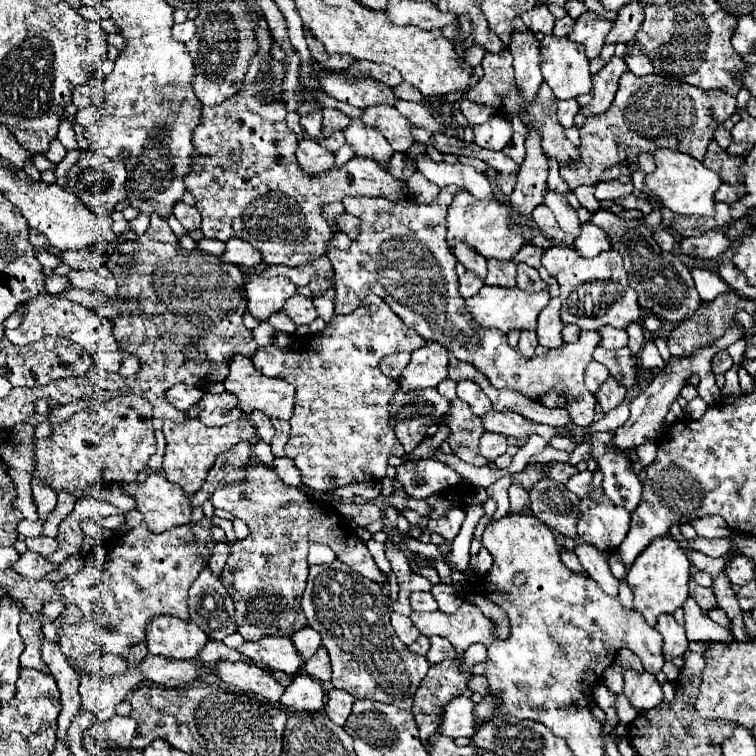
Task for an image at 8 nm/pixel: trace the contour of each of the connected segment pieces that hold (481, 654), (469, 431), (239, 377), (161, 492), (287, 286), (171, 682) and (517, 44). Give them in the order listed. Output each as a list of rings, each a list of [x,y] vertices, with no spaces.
[[[472,645],[464,655],[462,655],[462,663],[458,659],[446,659],[442,661],[440,665],[434,665],[430,667],[426,679],[422,681],[418,693],[414,695],[414,717],[416,717],[416,723],[418,723],[418,729],[420,729],[420,739],[422,743],[428,741],[428,737],[432,733],[438,731],[438,725],[442,721],[442,711],[444,711],[444,705],[450,703],[454,697],[458,697],[464,689],[466,689],[466,681],[468,681],[468,673],[466,673],[466,667],[472,667],[474,663],[480,663],[486,659],[486,647],[484,645]]]
[[[452,399],[450,411],[446,411],[444,417],[446,417],[446,421],[442,421],[442,425],[446,425],[450,429],[450,435],[446,441],[452,449],[452,453],[470,465],[486,467],[488,461],[480,455],[480,447],[478,447],[478,441],[484,433],[482,419],[476,417],[470,411],[470,407],[466,407],[466,403],[462,403],[462,399]]]
[[[232,355],[228,367],[230,367],[230,373],[224,379],[224,387],[228,393],[238,397],[238,407],[244,413],[252,413],[258,409],[274,419],[290,419],[292,417],[292,409],[294,409],[294,385],[292,383],[288,383],[286,379],[270,379],[270,377],[260,375],[254,369],[252,361],[242,355]]]
[[[148,475],[146,481],[138,483],[138,481],[130,481],[128,485],[124,485],[124,491],[128,495],[132,495],[136,499],[136,509],[144,515],[144,521],[148,525],[148,529],[152,533],[164,533],[172,527],[178,525],[186,525],[190,521],[190,513],[192,513],[192,505],[188,495],[174,483],[170,483],[166,477],[162,475]]]
[[[258,273],[246,275],[246,297],[248,309],[258,321],[266,321],[270,315],[278,313],[286,299],[296,293],[296,285],[286,277],[264,279]]]
[[[146,655],[138,663],[140,673],[146,681],[152,681],[162,687],[186,687],[196,681],[196,675],[202,667],[196,667],[192,661],[168,661],[164,657]]]
[[[512,31],[508,49],[514,57],[516,83],[528,103],[534,99],[538,85],[544,81],[540,75],[540,41],[532,31]]]

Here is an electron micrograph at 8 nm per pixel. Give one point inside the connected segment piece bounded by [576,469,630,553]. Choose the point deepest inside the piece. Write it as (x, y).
(600, 523)

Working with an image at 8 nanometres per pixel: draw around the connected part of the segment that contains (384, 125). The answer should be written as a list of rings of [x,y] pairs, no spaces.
[[[390,105],[368,107],[362,115],[362,123],[368,123],[370,127],[382,131],[382,135],[386,137],[386,141],[392,145],[394,151],[402,153],[410,145],[414,145],[414,139],[410,135],[412,123]]]

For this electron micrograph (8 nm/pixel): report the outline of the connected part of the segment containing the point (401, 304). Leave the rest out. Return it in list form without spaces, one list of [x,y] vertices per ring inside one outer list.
[[[444,187],[430,205],[418,205],[410,197],[400,201],[350,195],[344,197],[342,203],[346,211],[360,217],[362,225],[360,235],[352,241],[348,251],[334,249],[328,253],[334,267],[336,313],[354,311],[366,295],[374,293],[382,297],[390,309],[394,309],[396,315],[426,341],[440,343],[460,361],[480,369],[492,387],[510,387],[530,399],[538,399],[550,389],[560,389],[568,395],[566,409],[574,423],[580,427],[590,427],[594,423],[596,401],[584,385],[584,371],[602,339],[600,333],[582,329],[576,343],[564,343],[542,359],[526,359],[518,353],[518,349],[508,345],[506,335],[494,329],[478,327],[458,293],[458,275],[454,271],[456,257],[446,247],[446,211],[456,193],[458,187]]]

